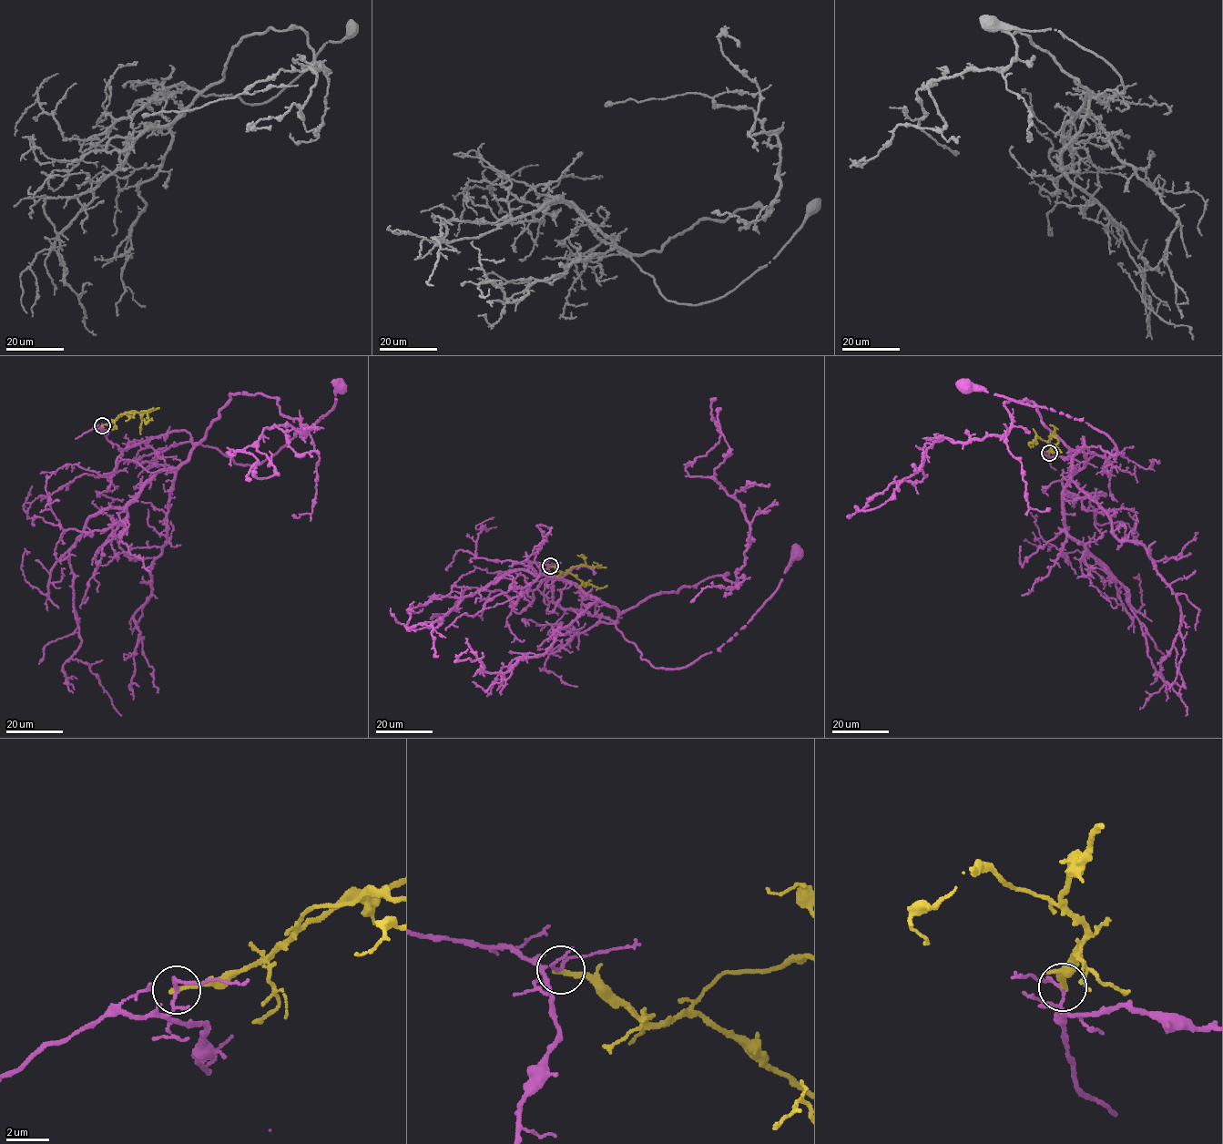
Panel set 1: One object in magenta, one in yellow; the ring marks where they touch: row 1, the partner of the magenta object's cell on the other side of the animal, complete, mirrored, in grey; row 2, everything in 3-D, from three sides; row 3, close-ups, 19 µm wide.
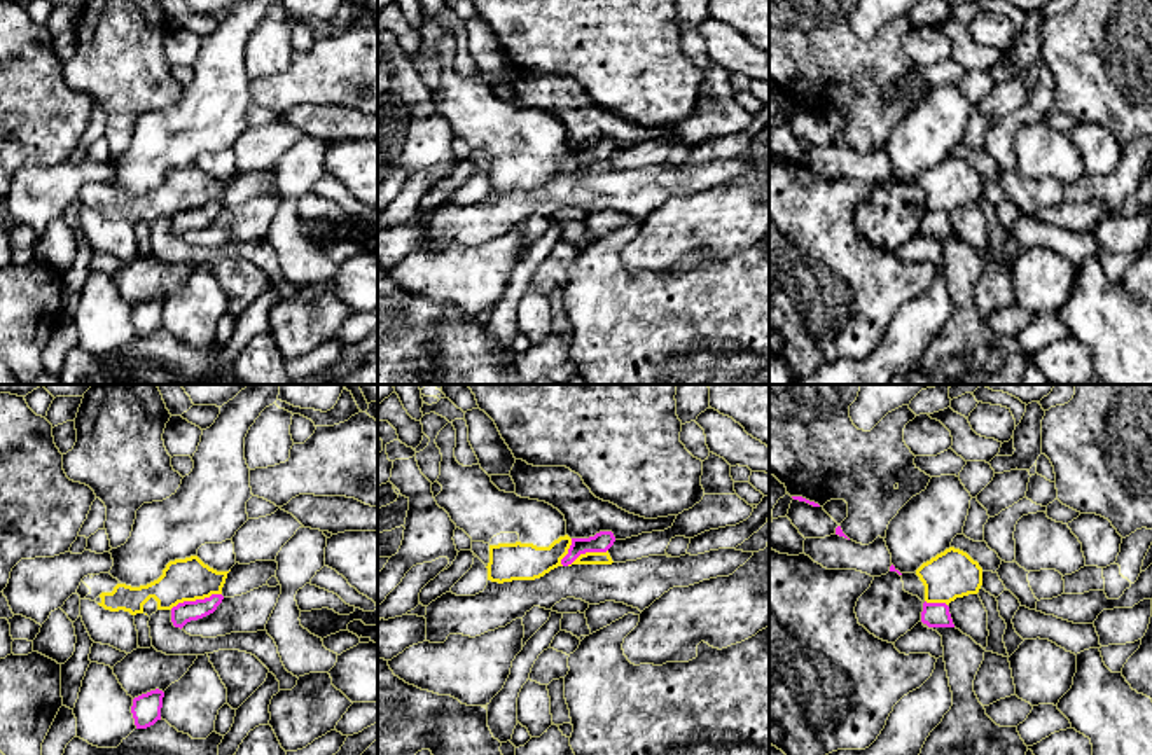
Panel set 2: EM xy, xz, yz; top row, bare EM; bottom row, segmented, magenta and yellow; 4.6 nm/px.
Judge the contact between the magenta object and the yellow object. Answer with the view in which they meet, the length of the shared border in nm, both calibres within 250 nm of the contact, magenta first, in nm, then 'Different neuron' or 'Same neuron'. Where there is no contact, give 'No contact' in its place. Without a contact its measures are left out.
Touches magenta in xy. Shared border 260 nm. Thickness 100 nm (magenta) against 200 nm. Different neuron

